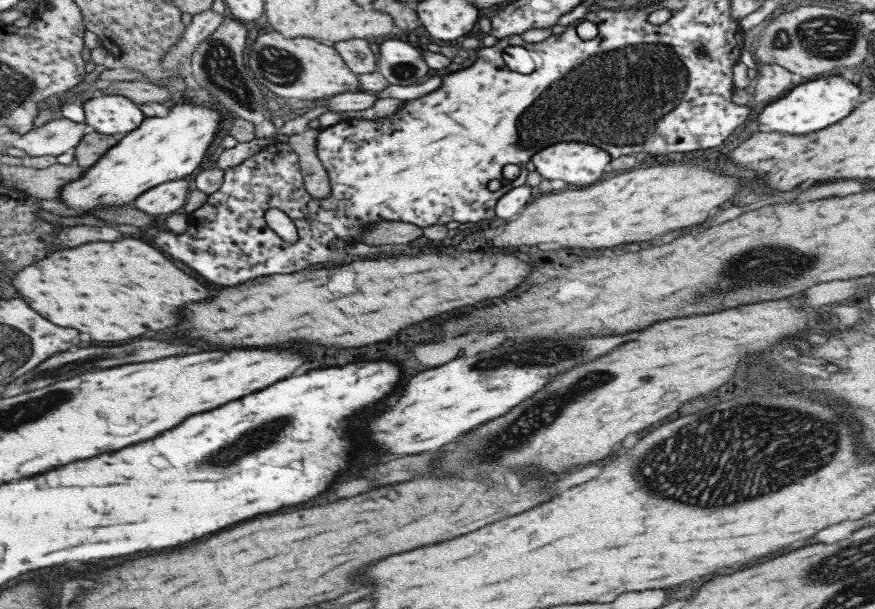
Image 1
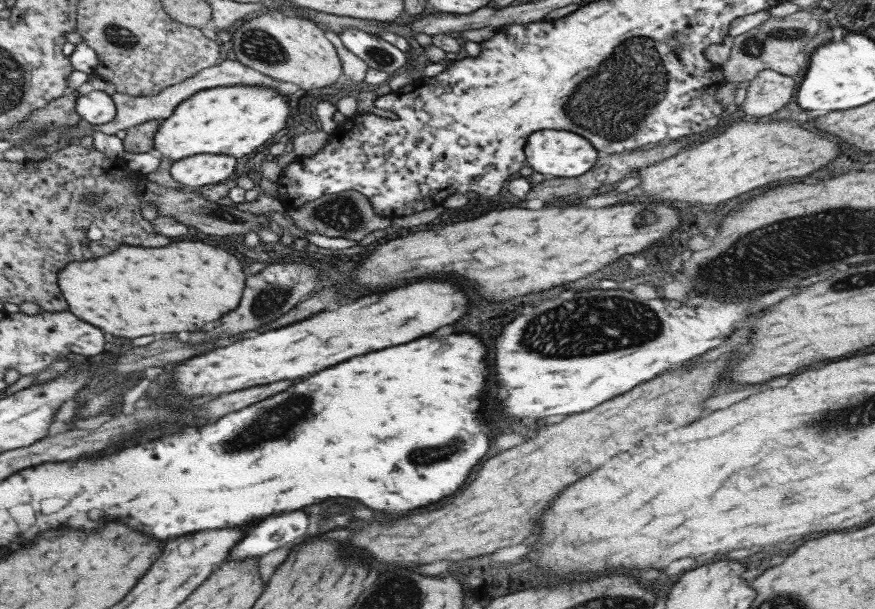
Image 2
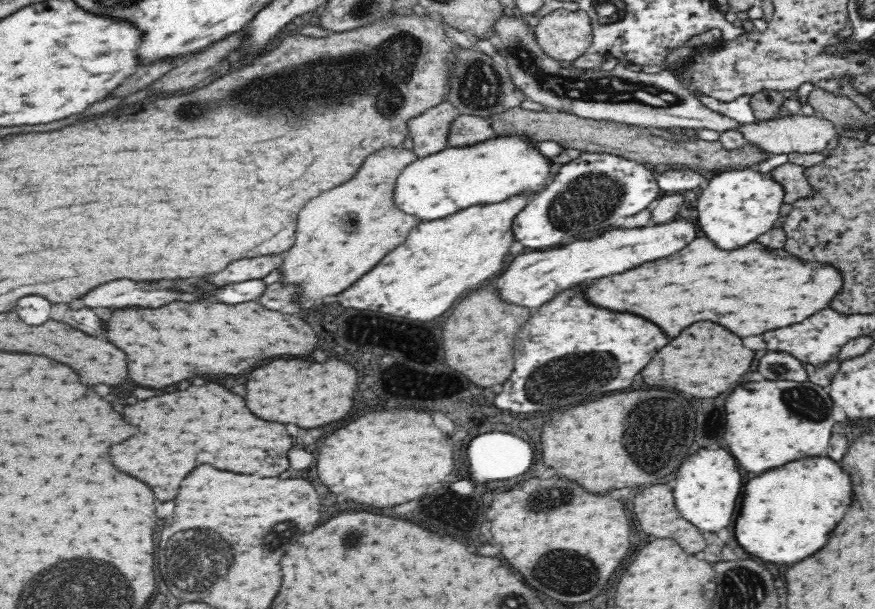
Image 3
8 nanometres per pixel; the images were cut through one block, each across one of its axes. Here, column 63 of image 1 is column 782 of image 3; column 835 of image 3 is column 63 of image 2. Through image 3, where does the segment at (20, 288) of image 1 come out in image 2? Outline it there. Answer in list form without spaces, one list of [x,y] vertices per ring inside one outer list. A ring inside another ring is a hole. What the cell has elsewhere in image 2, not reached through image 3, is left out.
[[[173,242],[161,248],[119,246],[107,256],[71,262],[57,274],[67,310],[117,338],[197,330],[237,306],[243,280],[241,264],[233,256],[201,242]]]

